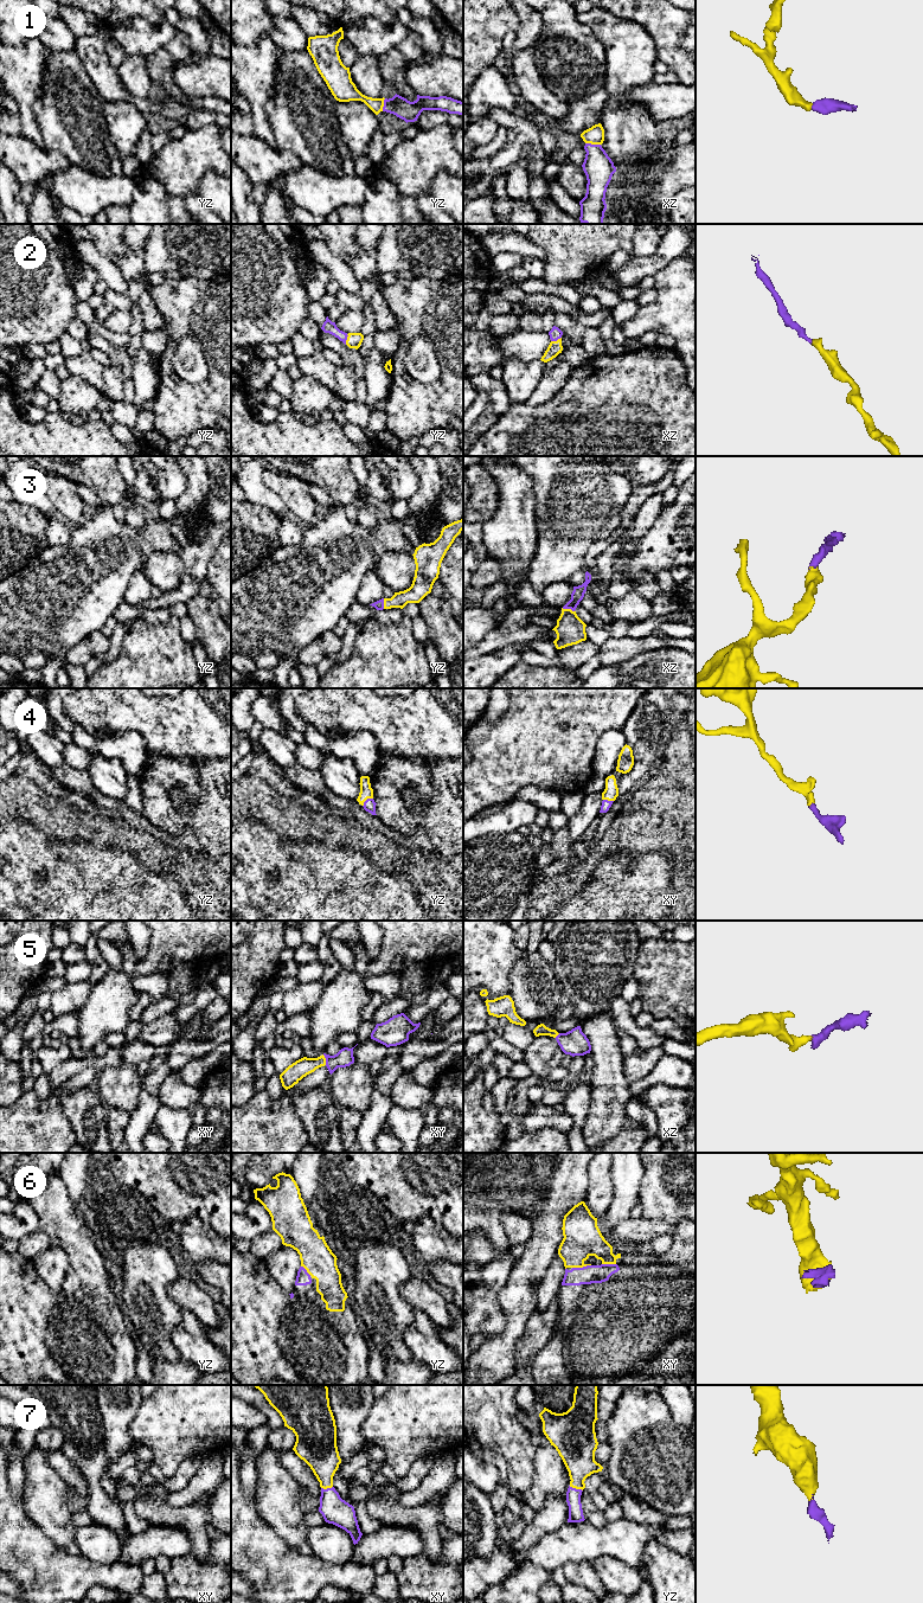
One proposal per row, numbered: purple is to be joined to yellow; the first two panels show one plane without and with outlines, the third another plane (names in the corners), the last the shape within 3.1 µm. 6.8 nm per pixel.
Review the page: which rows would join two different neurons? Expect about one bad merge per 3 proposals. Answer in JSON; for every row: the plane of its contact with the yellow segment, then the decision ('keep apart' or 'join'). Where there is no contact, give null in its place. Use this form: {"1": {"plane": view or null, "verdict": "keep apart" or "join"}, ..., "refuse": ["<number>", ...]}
{"1": {"plane": "xz", "verdict": "join"}, "2": {"plane": "yz", "verdict": "join"}, "3": {"plane": "xz", "verdict": "join"}, "4": {"plane": "yz", "verdict": "join"}, "5": {"plane": "xy", "verdict": "join"}, "6": {"plane": "xy", "verdict": "join"}, "7": {"plane": "yz", "verdict": "join"}, "refuse": []}

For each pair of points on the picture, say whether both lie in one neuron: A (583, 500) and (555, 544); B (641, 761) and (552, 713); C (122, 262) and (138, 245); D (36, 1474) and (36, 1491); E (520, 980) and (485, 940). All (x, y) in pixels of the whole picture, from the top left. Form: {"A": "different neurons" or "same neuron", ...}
{"A": "same neuron", "B": "different neurons", "C": "same neuron", "D": "same neuron", "E": "different neurons"}

